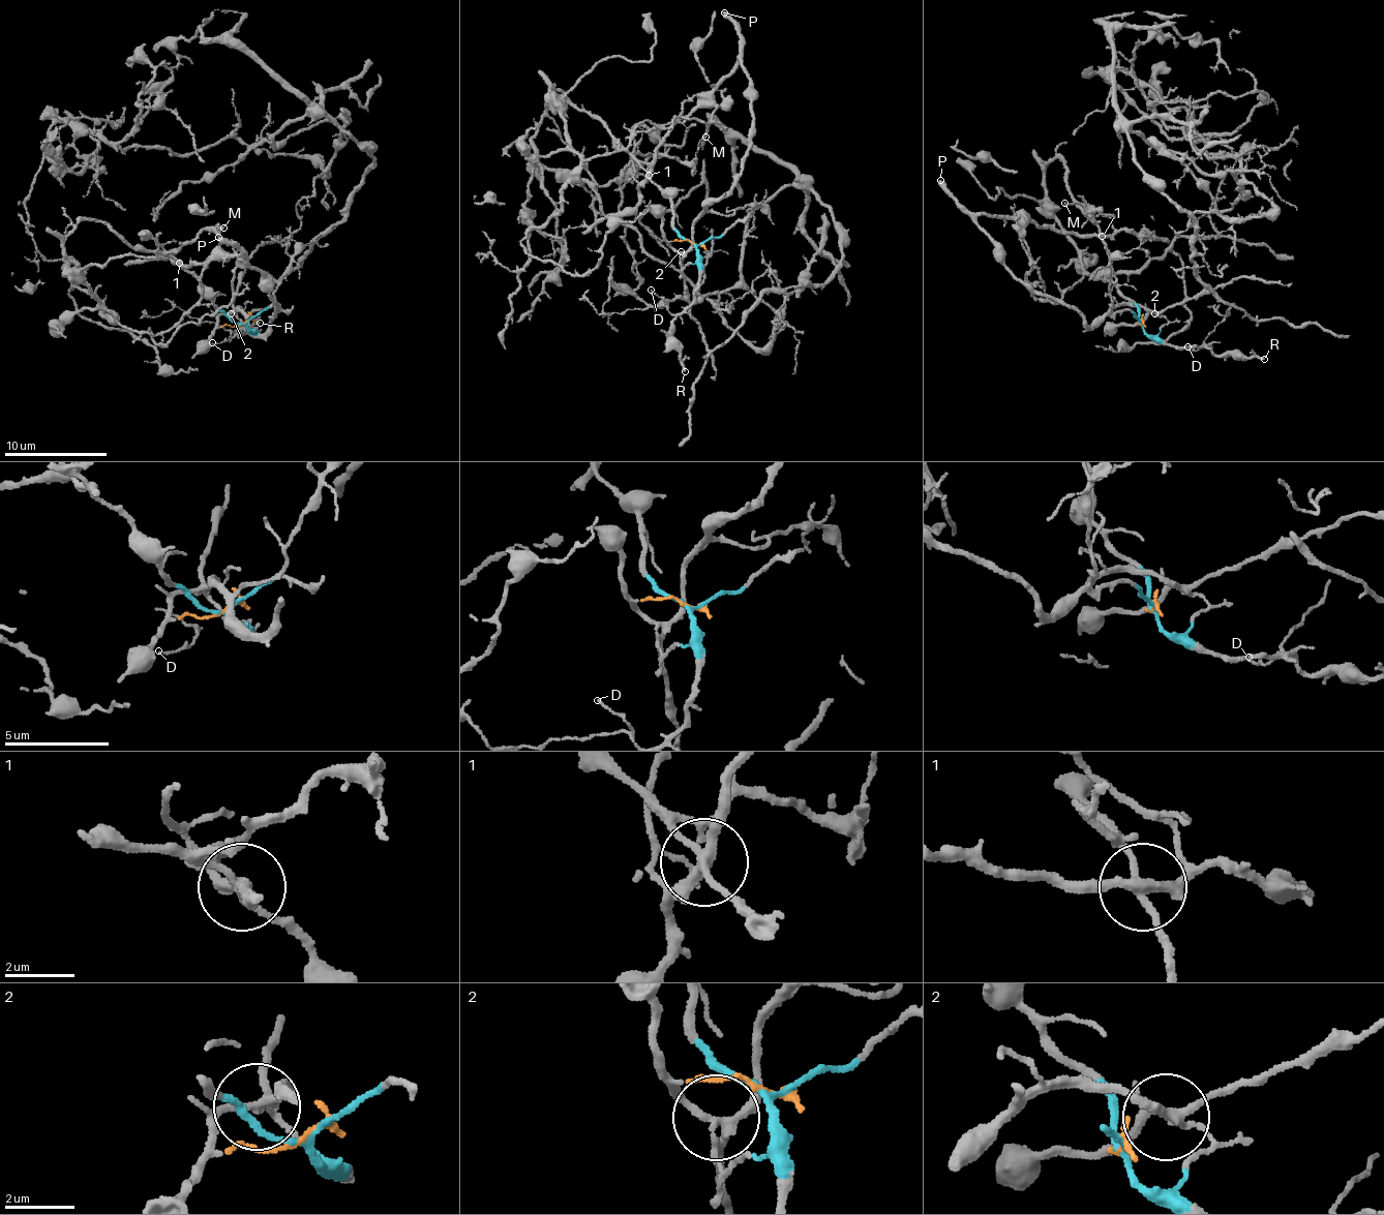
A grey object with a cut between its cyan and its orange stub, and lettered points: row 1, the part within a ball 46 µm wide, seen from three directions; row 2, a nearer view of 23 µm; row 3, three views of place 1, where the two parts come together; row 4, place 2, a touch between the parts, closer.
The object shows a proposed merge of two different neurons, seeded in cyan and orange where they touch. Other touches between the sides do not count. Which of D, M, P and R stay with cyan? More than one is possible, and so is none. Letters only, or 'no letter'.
D, M, R

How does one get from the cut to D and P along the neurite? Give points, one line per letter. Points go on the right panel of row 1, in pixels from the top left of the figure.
D: (1141, 323), (1148, 334), (1171, 345), (1210, 345), (1193, 351), (1189, 346)
P: (1141, 323), (1154, 314), (1142, 306), (1122, 305), (1092, 327), (1066, 305), (1024, 285), (940, 179)

